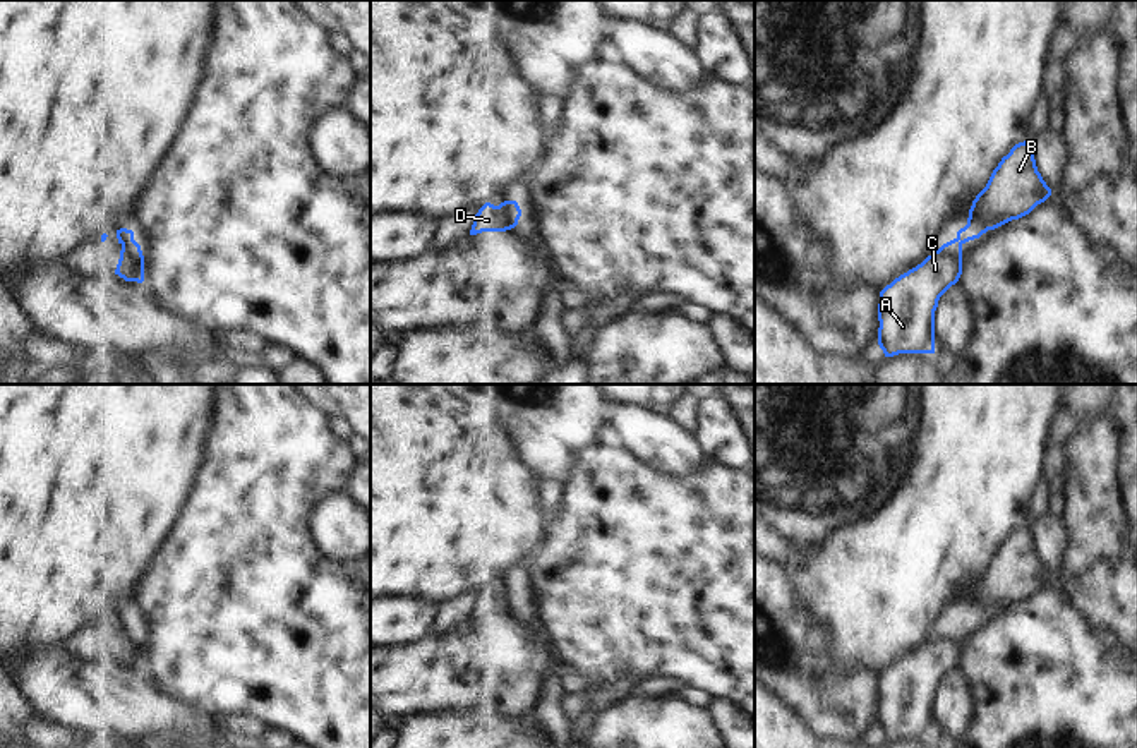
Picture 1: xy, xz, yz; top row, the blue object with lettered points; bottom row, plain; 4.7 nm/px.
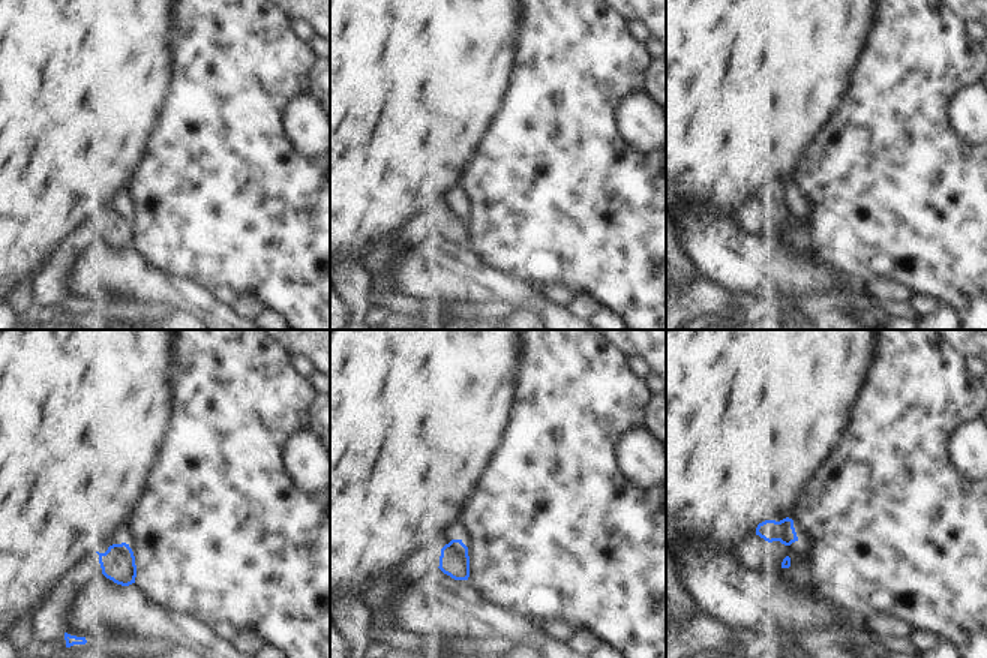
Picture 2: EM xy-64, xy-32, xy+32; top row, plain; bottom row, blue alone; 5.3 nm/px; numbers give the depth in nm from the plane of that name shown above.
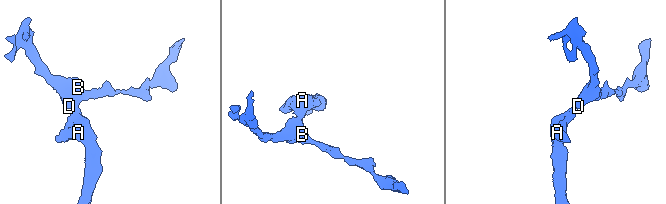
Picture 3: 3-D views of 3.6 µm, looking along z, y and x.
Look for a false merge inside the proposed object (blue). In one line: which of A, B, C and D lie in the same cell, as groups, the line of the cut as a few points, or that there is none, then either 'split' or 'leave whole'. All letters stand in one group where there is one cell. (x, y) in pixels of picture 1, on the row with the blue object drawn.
A B C D | no cut | leave whole

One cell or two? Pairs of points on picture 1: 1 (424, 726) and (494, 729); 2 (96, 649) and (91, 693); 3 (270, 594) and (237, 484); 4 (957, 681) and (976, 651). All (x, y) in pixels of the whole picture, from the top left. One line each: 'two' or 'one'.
1: one
2: two
3: one
4: two

